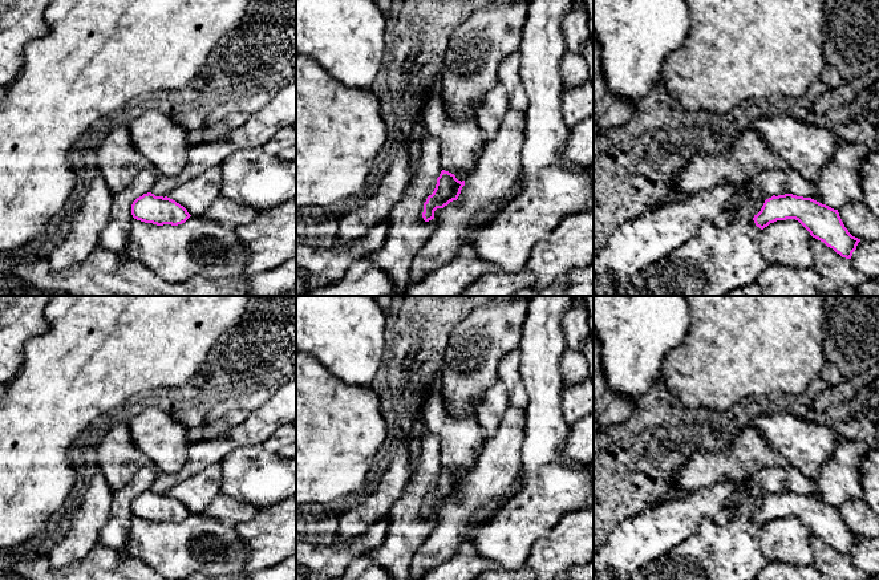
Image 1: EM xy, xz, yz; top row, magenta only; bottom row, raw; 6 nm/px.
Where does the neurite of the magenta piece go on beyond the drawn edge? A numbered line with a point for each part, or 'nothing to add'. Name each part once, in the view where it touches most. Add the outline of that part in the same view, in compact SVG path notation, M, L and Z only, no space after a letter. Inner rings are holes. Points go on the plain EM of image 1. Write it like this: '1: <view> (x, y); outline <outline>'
nothing to add

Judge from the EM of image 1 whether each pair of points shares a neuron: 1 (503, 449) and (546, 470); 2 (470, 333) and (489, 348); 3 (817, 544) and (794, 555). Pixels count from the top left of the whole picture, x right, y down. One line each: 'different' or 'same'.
1: different
2: same
3: different

